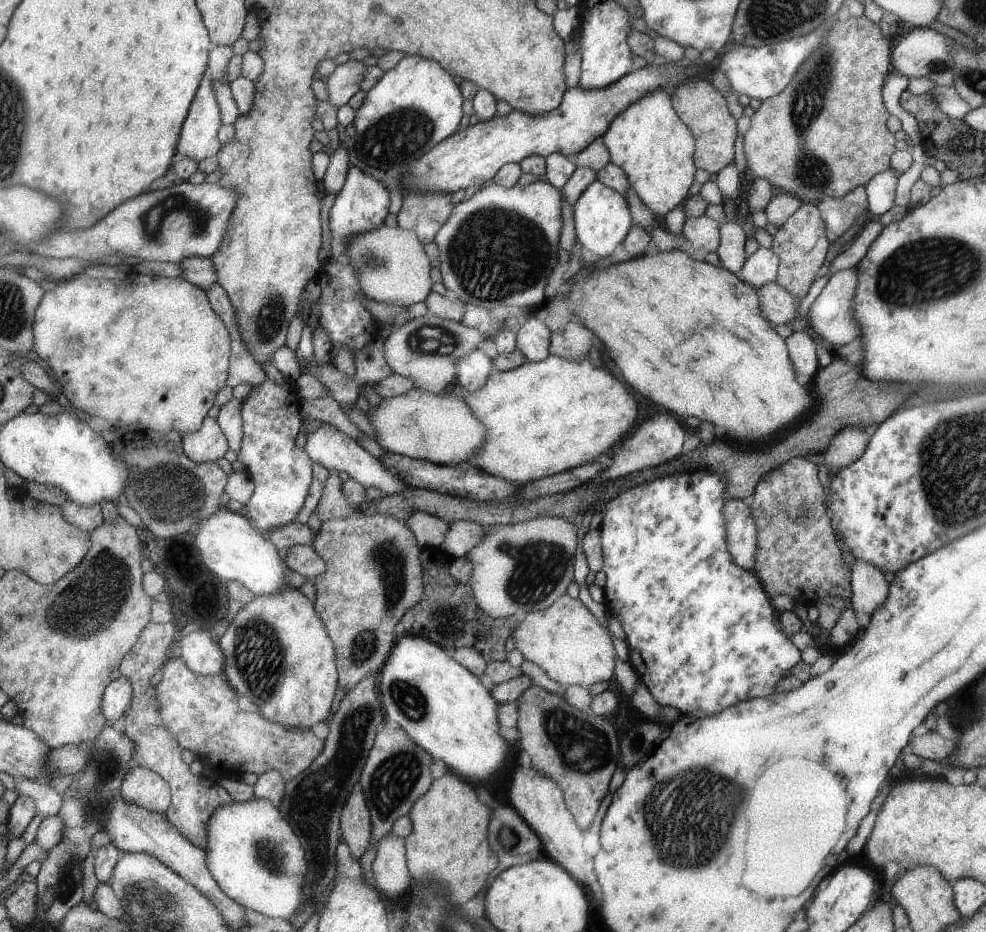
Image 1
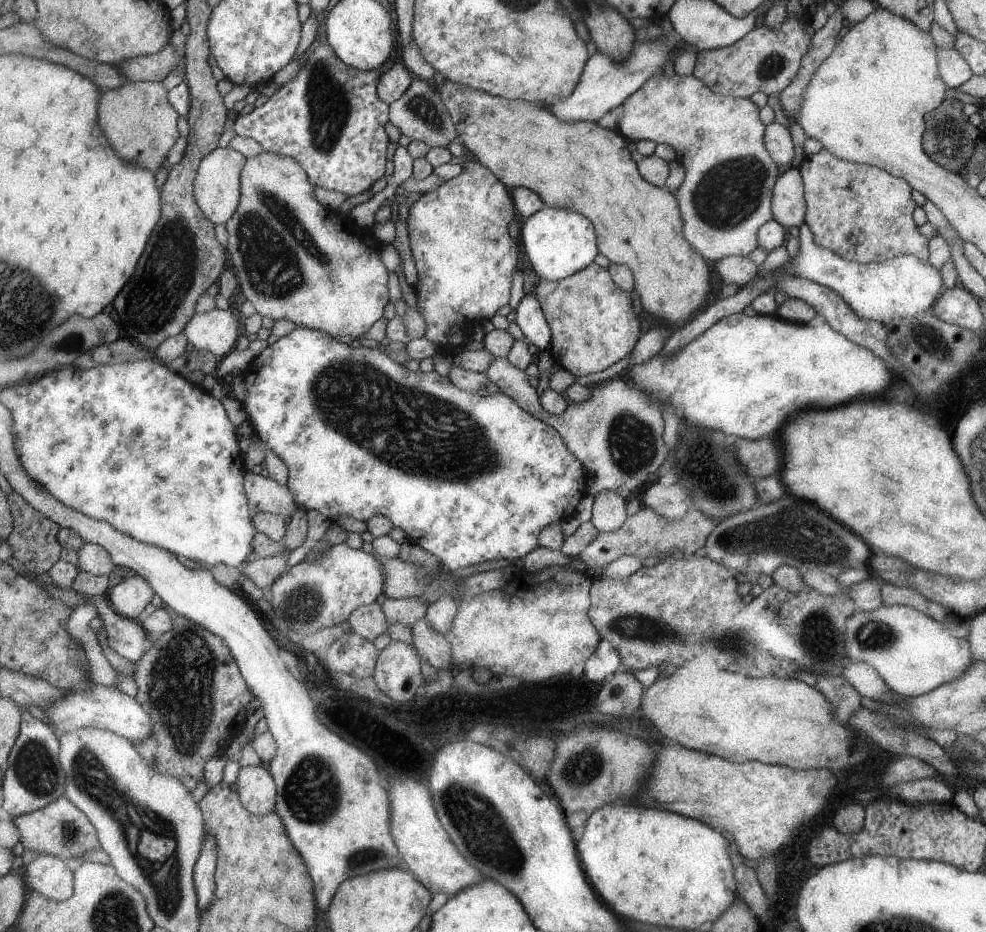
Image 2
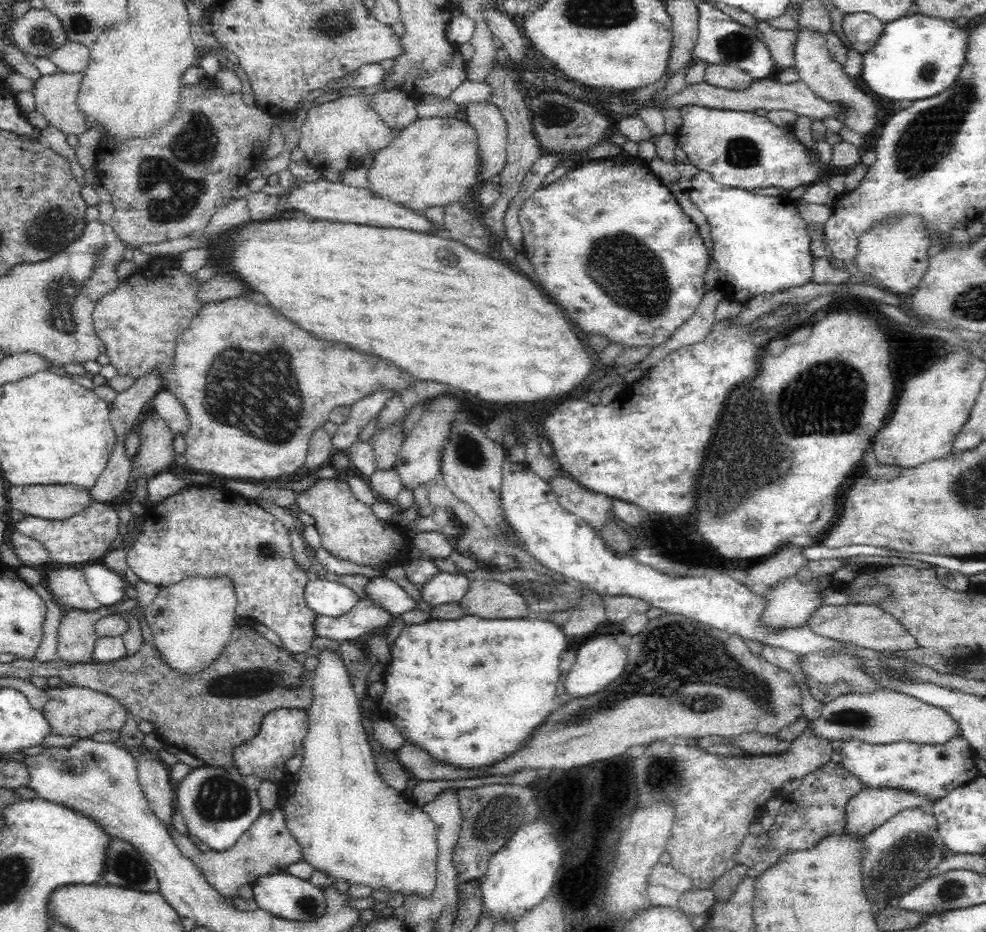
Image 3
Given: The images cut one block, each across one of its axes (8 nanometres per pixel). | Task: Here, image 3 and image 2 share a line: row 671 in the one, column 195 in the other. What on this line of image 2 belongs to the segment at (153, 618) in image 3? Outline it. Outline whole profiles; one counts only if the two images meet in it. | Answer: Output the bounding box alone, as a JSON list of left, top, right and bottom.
[193,147,245,224]

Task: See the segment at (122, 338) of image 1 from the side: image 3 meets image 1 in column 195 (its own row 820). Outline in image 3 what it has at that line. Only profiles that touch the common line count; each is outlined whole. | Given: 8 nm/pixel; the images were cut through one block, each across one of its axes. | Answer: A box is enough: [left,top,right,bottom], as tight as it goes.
[278,647,437,898]

